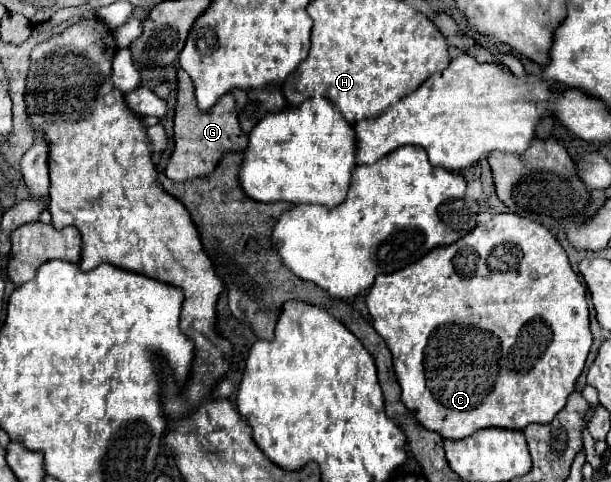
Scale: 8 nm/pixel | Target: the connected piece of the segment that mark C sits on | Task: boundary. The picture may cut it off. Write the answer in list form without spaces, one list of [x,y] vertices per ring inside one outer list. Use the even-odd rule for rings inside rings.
[[[500,213],[494,215],[488,223],[478,225],[468,237],[462,237],[456,245],[436,247],[420,261],[388,275],[376,277],[368,297],[368,311],[372,315],[374,329],[386,341],[392,359],[398,383],[402,387],[402,403],[416,415],[416,419],[428,429],[438,433],[444,439],[464,439],[470,433],[476,433],[486,427],[502,427],[502,429],[518,429],[522,431],[530,423],[550,423],[566,405],[568,395],[576,387],[576,379],[580,377],[586,357],[592,347],[592,331],[590,331],[590,309],[586,301],[586,287],[580,277],[574,273],[566,251],[558,243],[558,239],[540,223],[520,217],[516,213]],[[452,321],[462,321],[462,327],[456,327]]]

